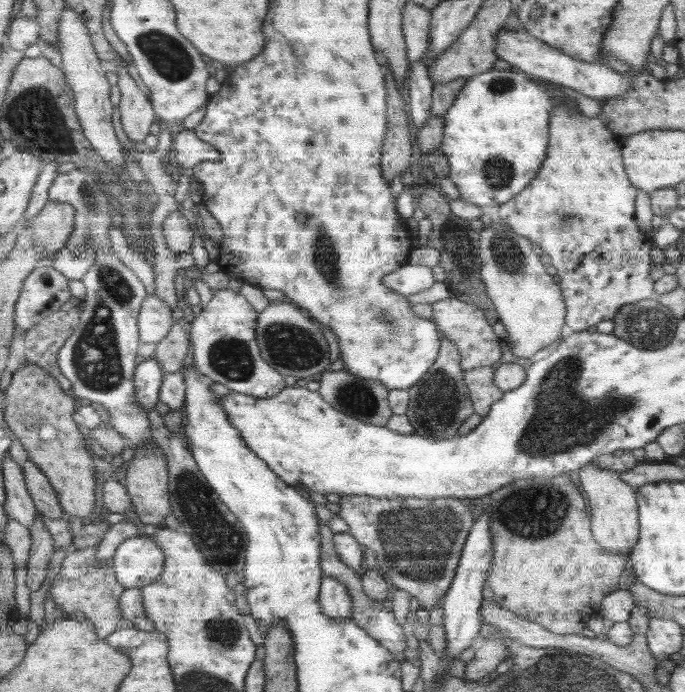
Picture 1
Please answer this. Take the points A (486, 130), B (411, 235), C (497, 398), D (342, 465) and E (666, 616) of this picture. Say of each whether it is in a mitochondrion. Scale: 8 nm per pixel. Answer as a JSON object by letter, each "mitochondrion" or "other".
{"A":"other","B":"other","C":"other","D":"other","E":"other"}

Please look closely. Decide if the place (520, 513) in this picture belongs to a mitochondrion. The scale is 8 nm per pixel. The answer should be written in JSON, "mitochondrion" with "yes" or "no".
{"mitochondrion":"yes"}

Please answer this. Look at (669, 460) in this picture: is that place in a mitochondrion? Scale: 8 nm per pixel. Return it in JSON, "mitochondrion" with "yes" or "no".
{"mitochondrion":"no"}

